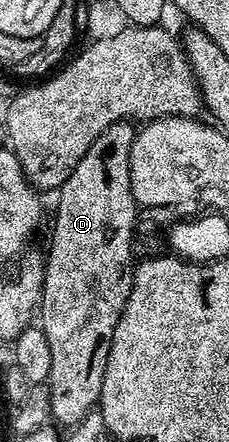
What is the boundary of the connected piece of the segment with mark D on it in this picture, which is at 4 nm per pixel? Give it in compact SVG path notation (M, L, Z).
M129 119L117 120L112 126L108 126L108 130L104 130L100 134L100 138L96 138L96 142L92 142L92 146L88 146L84 158L80 158L80 162L76 162L76 170L72 170L72 174L56 192L56 196L58 196L58 213L54 216L54 229L50 232L50 253L47 254L46 260L44 259L42 298L40 301L40 320L42 316L40 327L45 344L44 352L48 357L48 367L44 372L44 382L48 386L50 397L52 398L50 414L55 425L67 424L66 426L73 426L80 424L86 413L97 405L100 386L104 382L108 350L112 346L112 334L116 330L116 322L120 322L120 314L124 310L124 306L128 302L128 294L132 290L134 269L136 267L136 225L140 211L140 205L134 201L132 182L130 181L130 155L132 154L132 142L135 135L135 125Z

